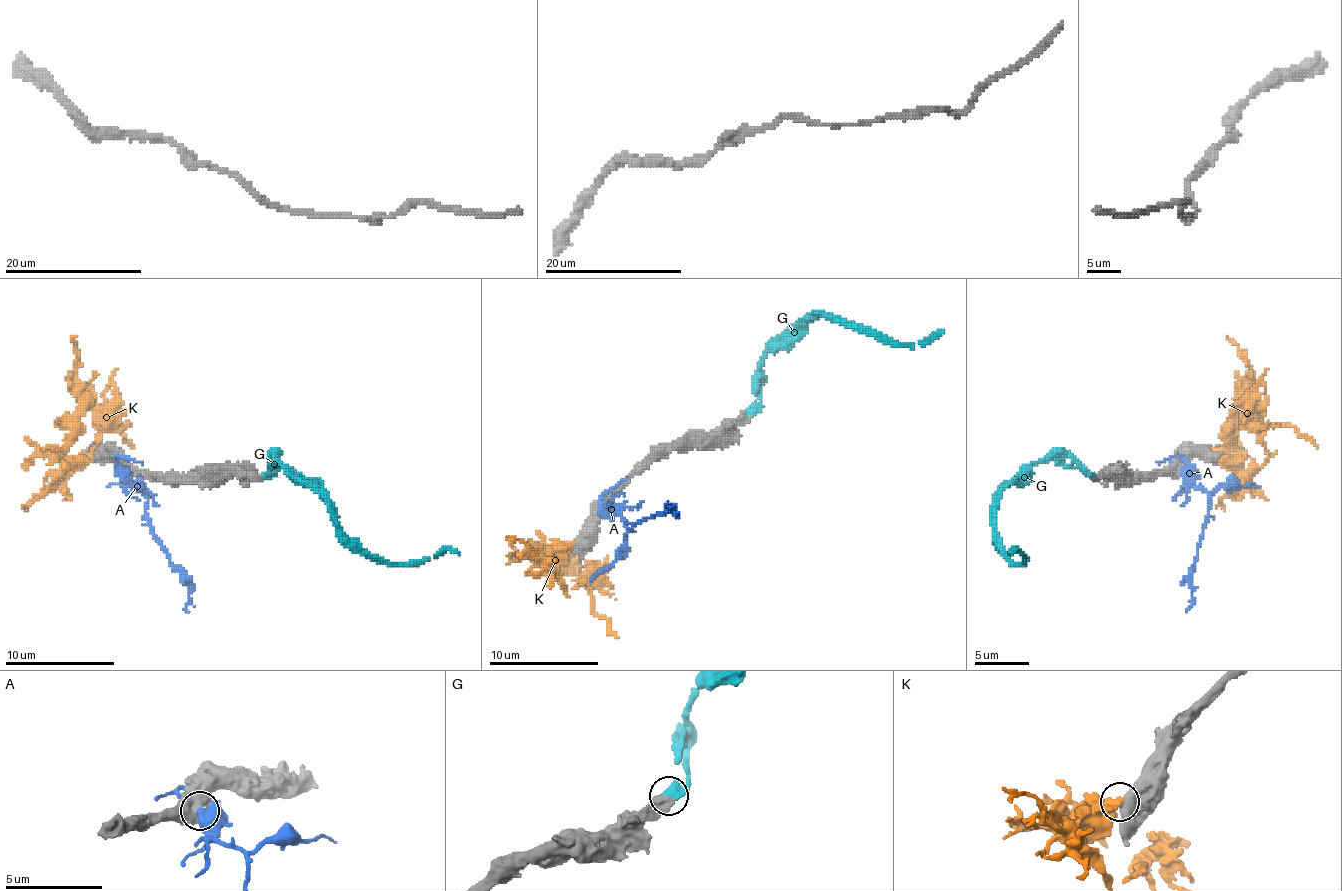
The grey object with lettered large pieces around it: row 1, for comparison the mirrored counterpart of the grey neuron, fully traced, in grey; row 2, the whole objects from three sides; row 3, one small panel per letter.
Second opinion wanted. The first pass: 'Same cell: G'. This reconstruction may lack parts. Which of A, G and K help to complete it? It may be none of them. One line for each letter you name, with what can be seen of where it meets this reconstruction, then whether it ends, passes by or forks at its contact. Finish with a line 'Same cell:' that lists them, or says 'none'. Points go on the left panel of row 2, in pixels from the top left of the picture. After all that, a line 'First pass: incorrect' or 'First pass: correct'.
G: Touches grey at (265, 475). It ends there
Same cell: G
First pass: correct

